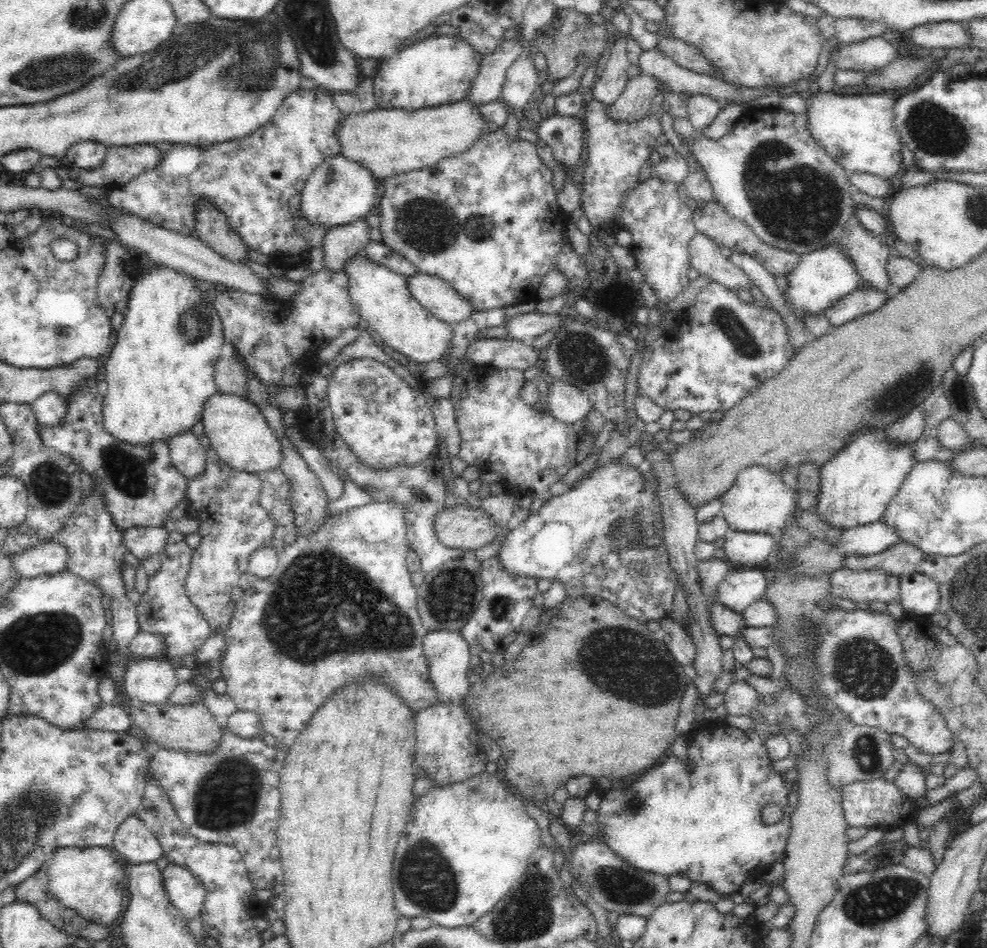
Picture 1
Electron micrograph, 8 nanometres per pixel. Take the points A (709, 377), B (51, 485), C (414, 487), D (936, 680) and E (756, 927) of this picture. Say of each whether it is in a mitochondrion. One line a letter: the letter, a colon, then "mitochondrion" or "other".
A: other
B: mitochondrion
C: mitochondrion
D: mitochondrion
E: other

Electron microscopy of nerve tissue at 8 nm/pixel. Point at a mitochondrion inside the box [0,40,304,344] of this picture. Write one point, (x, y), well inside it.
(41, 73)

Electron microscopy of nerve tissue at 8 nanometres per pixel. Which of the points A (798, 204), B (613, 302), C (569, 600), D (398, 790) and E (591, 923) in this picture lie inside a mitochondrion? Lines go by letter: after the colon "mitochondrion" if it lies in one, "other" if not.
A: mitochondrion
B: other
C: other
D: other
E: other

